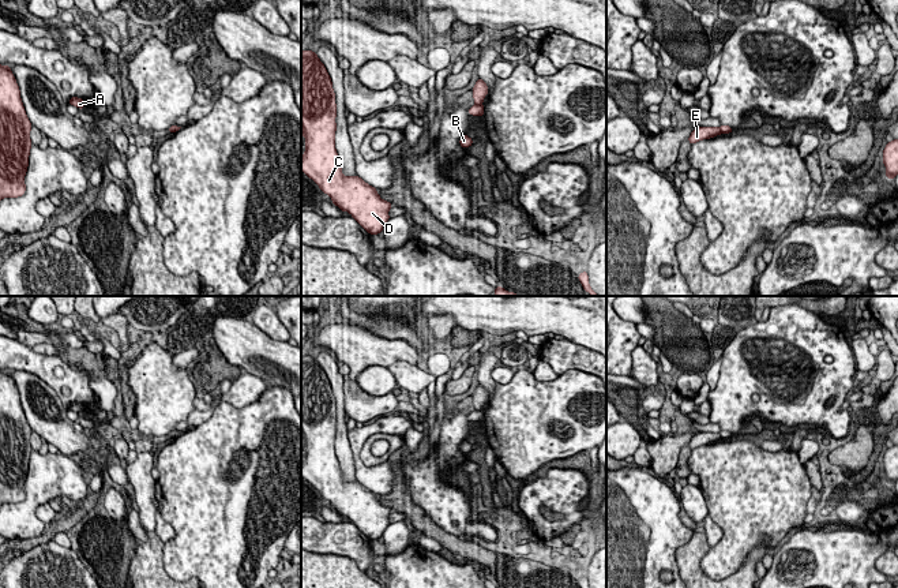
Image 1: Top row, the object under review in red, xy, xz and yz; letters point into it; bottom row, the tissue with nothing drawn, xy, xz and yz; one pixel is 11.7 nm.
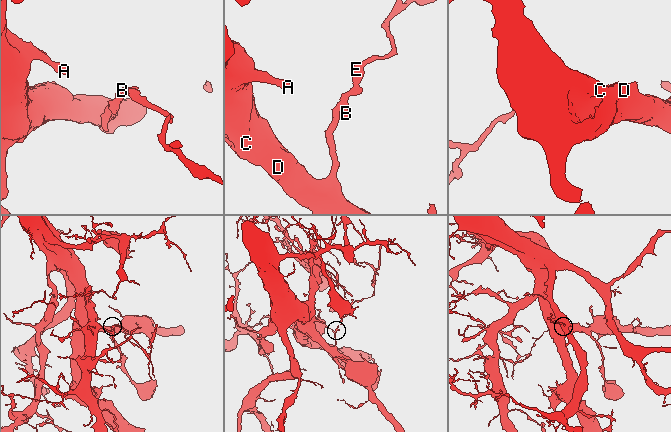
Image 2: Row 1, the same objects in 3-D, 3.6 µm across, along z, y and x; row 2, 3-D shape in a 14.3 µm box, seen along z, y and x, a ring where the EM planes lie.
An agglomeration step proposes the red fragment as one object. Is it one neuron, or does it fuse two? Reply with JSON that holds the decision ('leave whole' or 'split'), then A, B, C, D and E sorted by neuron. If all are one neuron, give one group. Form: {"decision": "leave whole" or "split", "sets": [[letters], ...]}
{"decision": "split", "sets": [["A", "B", "C", "D"], ["E"]]}

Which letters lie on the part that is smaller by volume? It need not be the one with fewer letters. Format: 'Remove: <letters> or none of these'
Remove: E

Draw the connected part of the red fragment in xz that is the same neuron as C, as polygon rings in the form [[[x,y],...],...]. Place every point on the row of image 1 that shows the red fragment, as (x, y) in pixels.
[[[301,50],[301,136],[305,138],[305,153],[301,156],[301,171],[312,179],[332,203],[352,217],[369,233],[379,235],[390,220],[392,205],[383,201],[376,188],[357,175],[345,176],[335,149],[337,104],[331,78],[312,50]]]

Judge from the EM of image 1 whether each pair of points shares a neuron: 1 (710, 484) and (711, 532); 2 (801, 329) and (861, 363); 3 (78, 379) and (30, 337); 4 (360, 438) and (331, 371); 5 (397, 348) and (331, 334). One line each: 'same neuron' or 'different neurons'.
1: different neurons
2: different neurons
3: different neurons
4: different neurons
5: same neuron

